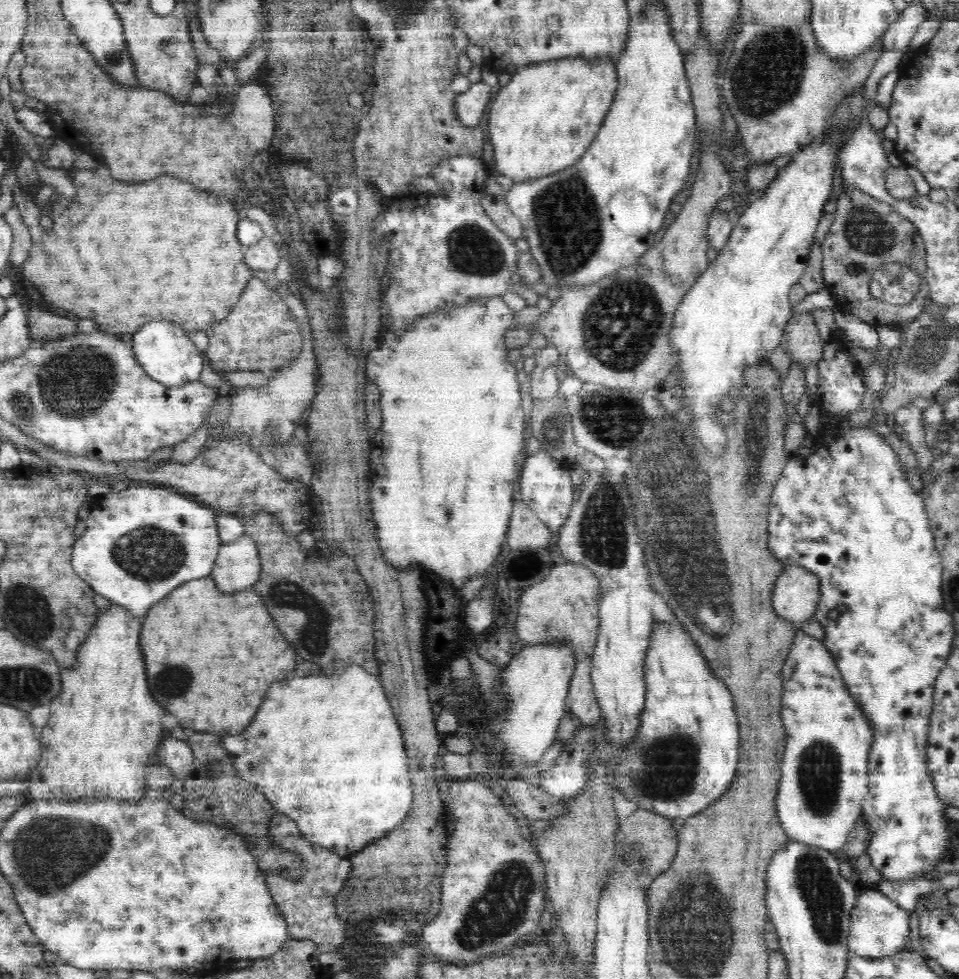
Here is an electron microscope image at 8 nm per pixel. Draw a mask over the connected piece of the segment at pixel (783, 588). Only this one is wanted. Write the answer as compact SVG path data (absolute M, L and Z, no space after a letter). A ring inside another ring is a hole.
M792 563L784 567L777 579L772 606L784 620L802 626L817 612L820 597L819 576Z

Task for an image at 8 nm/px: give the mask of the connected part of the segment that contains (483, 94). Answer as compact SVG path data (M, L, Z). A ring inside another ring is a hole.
M482 81L472 83L466 92L455 98L458 121L466 127L478 127L492 100L492 87Z

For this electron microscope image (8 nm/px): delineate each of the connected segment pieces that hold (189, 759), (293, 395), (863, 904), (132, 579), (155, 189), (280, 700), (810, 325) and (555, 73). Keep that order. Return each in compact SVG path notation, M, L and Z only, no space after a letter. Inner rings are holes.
M166 738L160 746L160 764L167 766L176 779L184 782L193 767L193 750L186 741Z
M287 292L283 296L284 302L288 305L290 312L299 324L299 331L303 338L303 345L300 354L295 361L287 365L273 369L274 374L270 380L257 387L237 387L232 388L230 397L230 413L228 419L222 423L222 428L226 437L228 435L245 434L250 437L250 446L254 452L262 457L270 455L269 448L271 440L265 436L265 431L269 425L278 427L278 441L282 443L295 432L299 424L303 424L305 416L302 412L308 412L312 399L315 397L316 383L319 378L318 366L312 347L311 329L306 314L306 307L301 298L296 298L294 294Z
M870 890L857 897L857 903L851 912L848 946L852 955L870 959L892 957L908 946L910 936L910 913L902 910L887 895Z
M148 483L146 486L128 487L126 492L111 492L109 495L99 497L90 503L90 513L85 520L86 530L75 540L70 561L76 575L80 576L80 579L88 583L88 586L92 588L94 593L106 598L111 604L119 604L120 607L127 608L128 612L139 616L139 618L143 620L157 603L160 603L169 592L176 590L182 583L211 575L217 554L219 553L219 548L222 546L219 539L216 517L218 517L218 511L214 508L207 505L200 506L195 499L188 500L186 496L180 496L180 494L176 494L176 492L170 492L170 490L162 488L162 485L152 486L152 483Z
M100 161L98 166L92 170L86 168L84 172L76 172L74 184L78 188L78 200L74 204L68 204L68 206L64 206L64 200L58 200L54 204L52 214L50 214L54 218L54 228L50 232L46 232L44 227L40 225L42 211L36 208L36 204L32 200L26 198L26 191L18 186L13 189L13 202L19 208L22 220L30 229L30 235L32 236L32 247L29 250L28 258L22 264L22 272L34 284L35 288L38 288L44 294L44 298L50 304L62 304L64 298L80 298L80 304L84 304L84 306L58 306L58 308L74 312L80 318L90 318L100 326L100 330L114 336L128 334L128 332L132 334L142 324L152 322L152 320L178 322L187 333L200 331L201 329L207 330L229 315L232 307L244 292L247 282L253 277L253 271L244 262L245 247L237 239L238 222L241 219L236 209L234 209L233 202L228 201L226 197L198 193L192 185L174 177L160 177L158 180L140 182L140 184L118 181L111 176L109 168ZM98 194L102 194L100 200L96 200Z
M348 663L329 675L294 675L290 680L276 682L252 724L242 734L228 734L220 740L238 776L252 783L276 812L292 819L308 840L328 846L344 859L393 832L412 806L403 729L378 678L358 664Z
M803 315L788 320L784 328L781 340L781 347L787 352L793 364L810 366L817 364L823 353L823 346L826 344L820 335L810 315Z
M569 57L548 59L517 67L508 84L492 102L488 116L488 138L494 150L496 172L512 182L540 179L556 171L564 171L576 163L596 139L608 115L617 90L617 68L614 59L603 57Z

